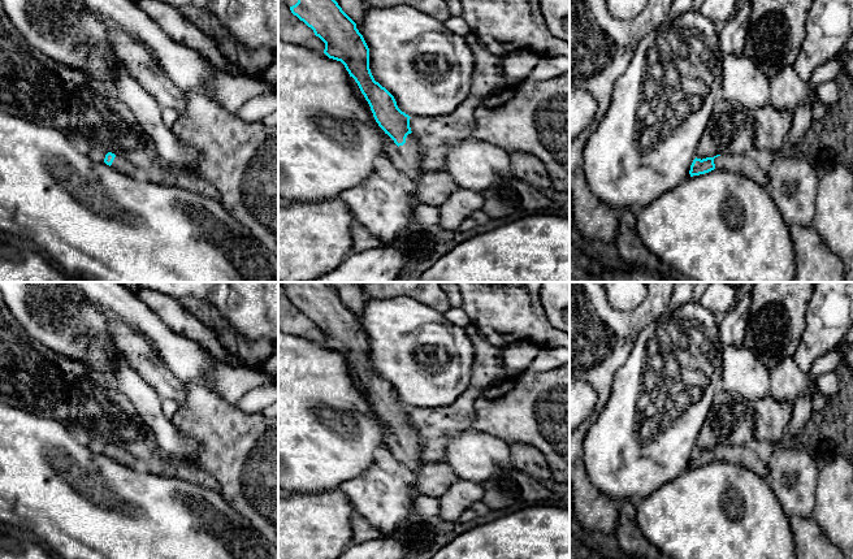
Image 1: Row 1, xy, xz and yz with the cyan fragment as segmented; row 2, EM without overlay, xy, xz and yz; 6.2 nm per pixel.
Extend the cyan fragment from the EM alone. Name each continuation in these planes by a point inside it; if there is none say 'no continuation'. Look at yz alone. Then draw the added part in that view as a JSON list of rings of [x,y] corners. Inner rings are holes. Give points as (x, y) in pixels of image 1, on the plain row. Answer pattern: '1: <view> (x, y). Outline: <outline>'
1: yz (743, 455). Outline: [[[720,446],[714,450],[715,460],[740,464],[767,478],[767,464],[748,446]]]

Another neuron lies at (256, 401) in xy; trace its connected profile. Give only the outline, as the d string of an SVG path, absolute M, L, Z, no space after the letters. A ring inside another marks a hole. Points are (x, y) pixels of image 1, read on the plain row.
M265 384L247 391L234 406L241 411L255 413L263 412L267 407L274 404L276 402L278 402L278 384Z

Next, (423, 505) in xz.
M416 494L413 499L413 512L423 516L440 514L440 500L437 497Z

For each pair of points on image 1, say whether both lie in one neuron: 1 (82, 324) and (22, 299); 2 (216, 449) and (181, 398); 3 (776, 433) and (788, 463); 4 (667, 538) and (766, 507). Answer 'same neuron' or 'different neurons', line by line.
1: same neuron
2: different neurons
3: different neurons
4: same neuron

